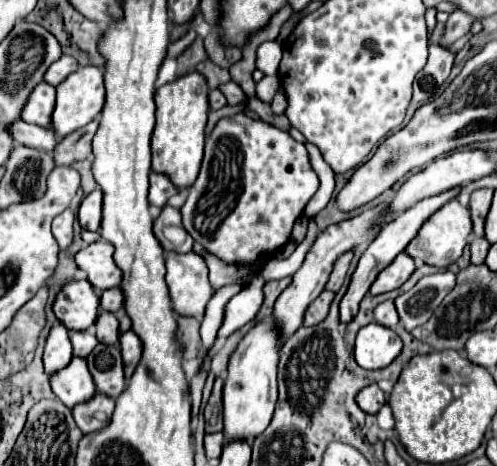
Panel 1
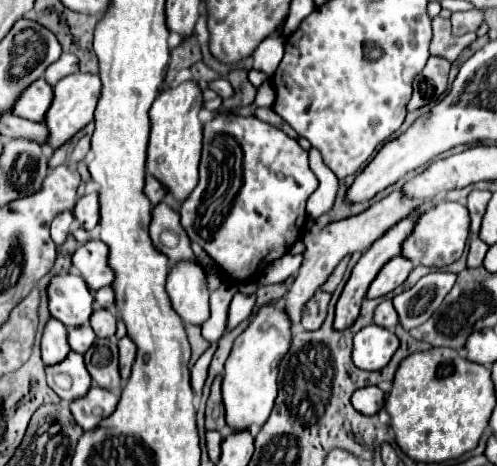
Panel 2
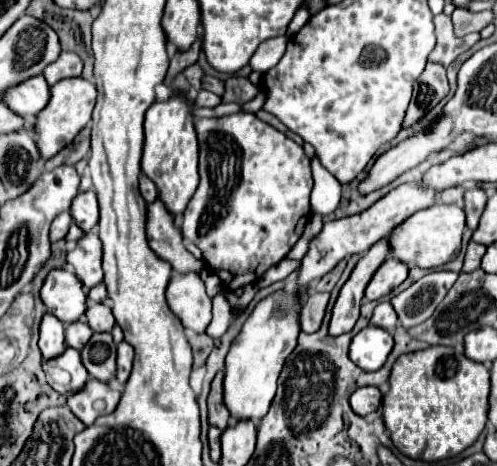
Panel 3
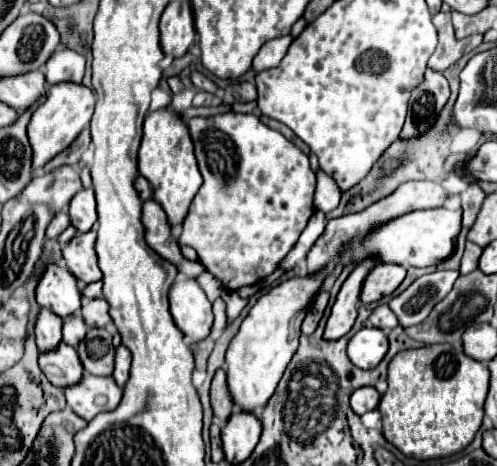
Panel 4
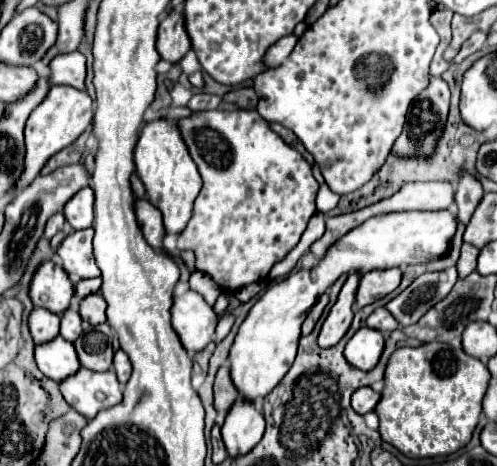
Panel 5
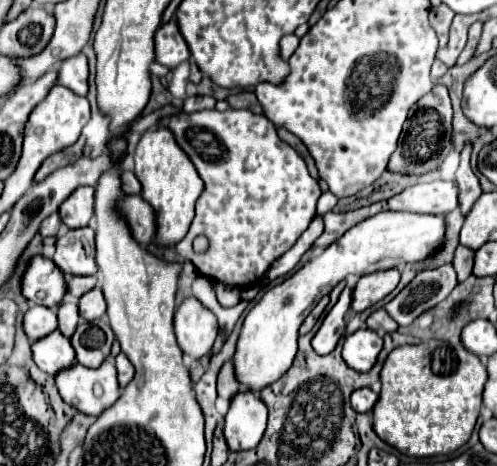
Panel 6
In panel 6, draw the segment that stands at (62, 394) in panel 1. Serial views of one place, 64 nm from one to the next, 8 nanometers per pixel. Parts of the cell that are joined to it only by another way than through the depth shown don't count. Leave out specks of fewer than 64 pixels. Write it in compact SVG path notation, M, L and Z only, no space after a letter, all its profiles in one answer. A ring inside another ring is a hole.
M60 330L44 336L44 340L32 342L32 354L36 366L52 376L56 376L60 368L68 368L68 364L76 360L76 352L70 340Z

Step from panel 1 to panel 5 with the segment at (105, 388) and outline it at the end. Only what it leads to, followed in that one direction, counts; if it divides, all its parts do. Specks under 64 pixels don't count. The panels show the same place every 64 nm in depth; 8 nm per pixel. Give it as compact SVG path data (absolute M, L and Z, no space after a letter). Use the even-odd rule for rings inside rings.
M108 324L88 326L76 340L74 348L84 368L104 372L112 366L112 330Z

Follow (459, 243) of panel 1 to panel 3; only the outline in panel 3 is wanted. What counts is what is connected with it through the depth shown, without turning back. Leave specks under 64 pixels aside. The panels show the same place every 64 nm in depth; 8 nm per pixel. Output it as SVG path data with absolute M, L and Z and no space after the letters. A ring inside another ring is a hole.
M434 204L412 214L400 226L396 226L388 236L390 258L404 262L406 266L420 266L420 268L436 268L456 258L460 252L462 232L466 230L466 216L464 210L456 204Z

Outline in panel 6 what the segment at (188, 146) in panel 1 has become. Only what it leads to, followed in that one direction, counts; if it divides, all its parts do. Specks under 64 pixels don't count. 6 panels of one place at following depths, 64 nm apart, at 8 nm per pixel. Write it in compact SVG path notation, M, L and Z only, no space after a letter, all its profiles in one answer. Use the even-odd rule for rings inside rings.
M166 128L148 130L142 134L136 152L136 178L142 184L142 198L152 206L156 214L156 242L160 246L174 246L180 242L194 218L194 202L198 200L202 192L202 180L194 168L194 164L184 156L176 140L172 140L172 134Z

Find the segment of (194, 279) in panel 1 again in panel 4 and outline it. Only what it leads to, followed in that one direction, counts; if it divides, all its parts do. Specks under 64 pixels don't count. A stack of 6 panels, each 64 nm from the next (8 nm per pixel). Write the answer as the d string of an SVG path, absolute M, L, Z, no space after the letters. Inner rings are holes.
M176 280L170 290L170 314L188 342L196 344L212 332L212 304L196 280Z

